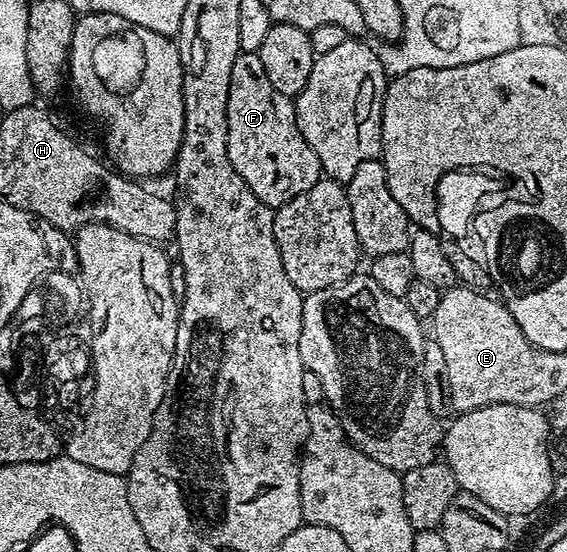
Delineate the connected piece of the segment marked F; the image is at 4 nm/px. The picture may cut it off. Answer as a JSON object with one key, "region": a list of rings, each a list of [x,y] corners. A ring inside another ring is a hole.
{"region":[[[240,52],[233,62],[227,103],[227,153],[233,170],[245,178],[245,186],[272,210],[297,198],[297,194],[305,194],[321,179],[317,154],[295,124],[292,97],[273,90],[258,52]]]}

